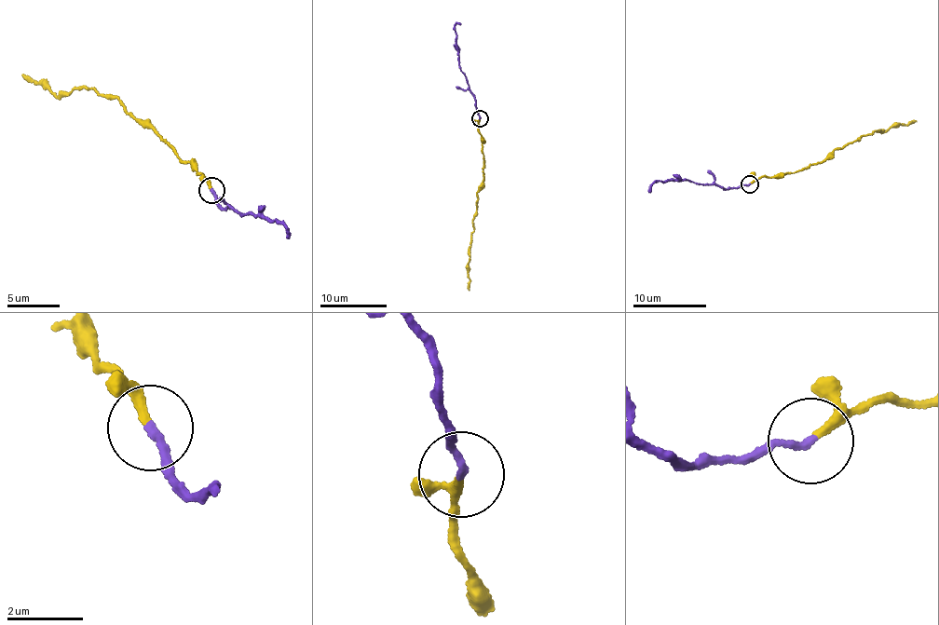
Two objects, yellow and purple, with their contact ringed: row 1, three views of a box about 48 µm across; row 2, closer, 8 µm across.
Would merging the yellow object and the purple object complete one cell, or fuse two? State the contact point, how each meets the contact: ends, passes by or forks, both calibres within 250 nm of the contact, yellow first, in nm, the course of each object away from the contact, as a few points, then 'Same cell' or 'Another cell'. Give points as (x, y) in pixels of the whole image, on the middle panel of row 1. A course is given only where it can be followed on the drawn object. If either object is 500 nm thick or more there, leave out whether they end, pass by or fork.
Place: (480, 118). At the ring yellow passes by. At the ring purple ends. Thickness 180 nm (yellow) against 180 nm. Course of yellow: (480, 118), (478, 130), (483, 181), (478, 192), (469, 258), (469, 290). Course of purple: (480, 118), (476, 101), (460, 65), (454, 25), (461, 24). Same cell

